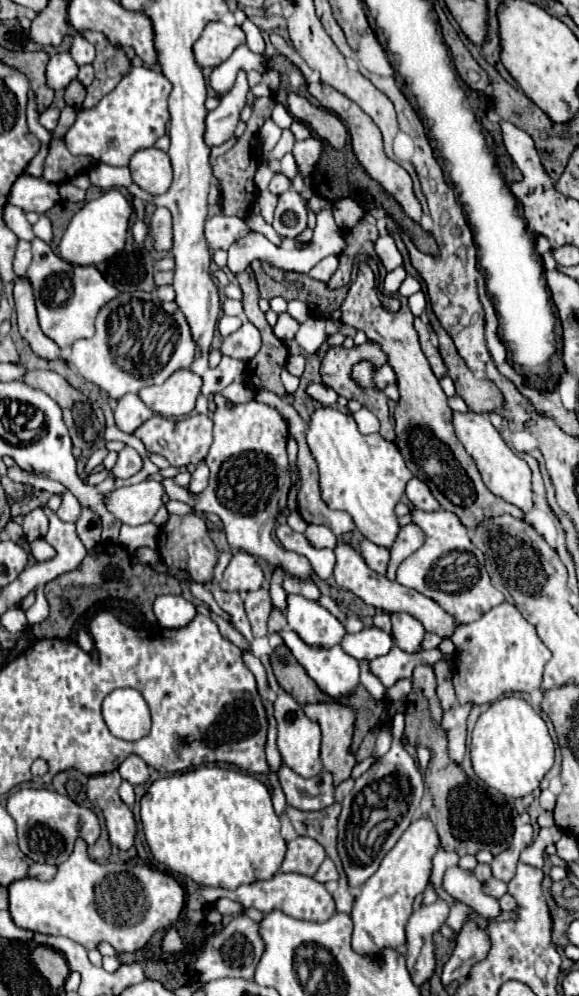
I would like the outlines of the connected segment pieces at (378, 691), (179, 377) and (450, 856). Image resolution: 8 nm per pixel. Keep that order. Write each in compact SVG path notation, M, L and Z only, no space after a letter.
M362 661L362 663L360 663L360 667L362 667L360 683L362 683L362 687L368 691L370 699L372 699L372 701L376 701L376 703L384 701L384 699L386 699L386 689L382 687L380 679L376 679L376 677L368 671L368 661Z
M190 369L172 373L162 385L144 387L138 391L140 399L162 417L184 417L194 411L202 379Z
M440 849L436 855L434 855L434 869L432 869L432 883L434 883L434 889L436 889L436 893L438 893L438 897L442 897L444 901L448 901L450 905L452 905L452 897L442 889L442 875L444 875L444 871L448 869L448 867L452 867L452 865L458 865L458 855L456 853L448 853L448 851L444 851L444 849Z

